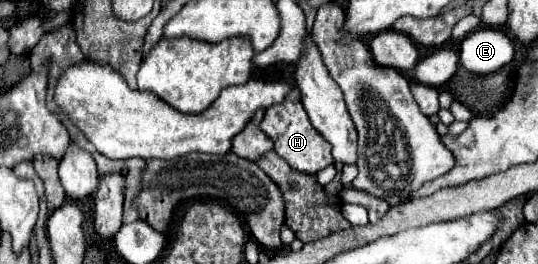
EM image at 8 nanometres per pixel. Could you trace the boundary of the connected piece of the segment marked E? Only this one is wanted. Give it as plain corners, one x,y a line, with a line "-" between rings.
480,27
460,47
460,65
478,75
496,73
514,59
514,39
498,27

